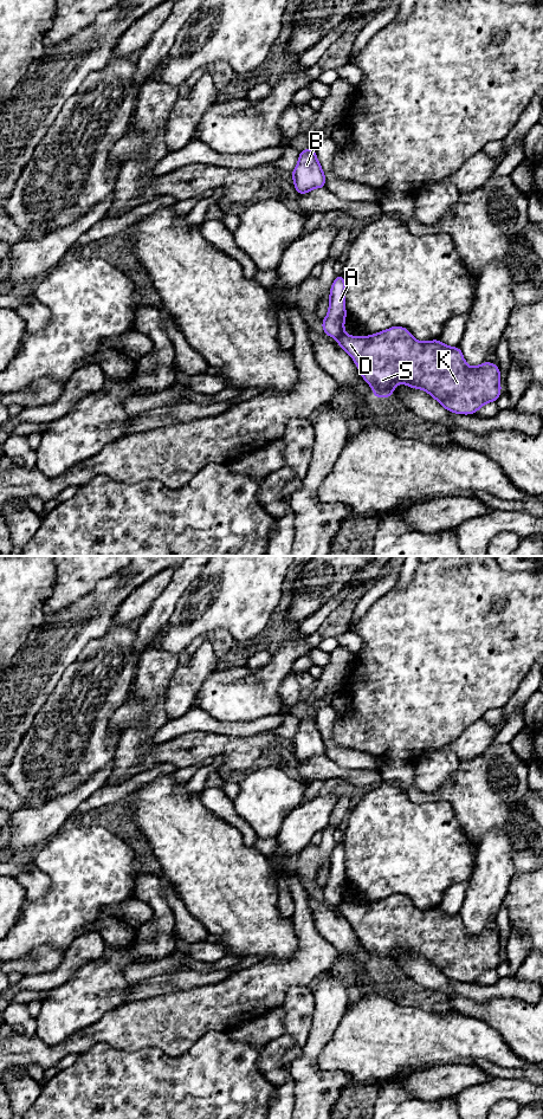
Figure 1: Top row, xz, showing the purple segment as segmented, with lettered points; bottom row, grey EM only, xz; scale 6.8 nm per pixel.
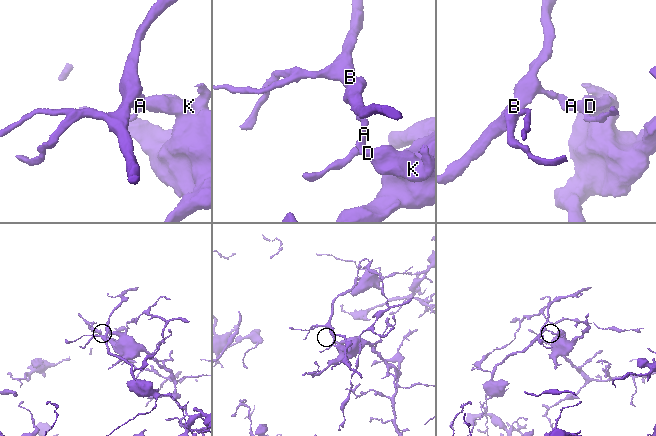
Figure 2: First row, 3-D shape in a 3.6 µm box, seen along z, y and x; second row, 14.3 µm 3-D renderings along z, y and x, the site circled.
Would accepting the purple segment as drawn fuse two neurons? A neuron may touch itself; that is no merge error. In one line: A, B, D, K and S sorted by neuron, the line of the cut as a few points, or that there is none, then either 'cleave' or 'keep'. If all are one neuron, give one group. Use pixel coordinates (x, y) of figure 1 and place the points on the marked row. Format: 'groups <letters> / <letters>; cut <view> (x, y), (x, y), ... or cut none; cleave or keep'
groups A B / D K S; cut xz (343, 332), (336, 338); cleave

